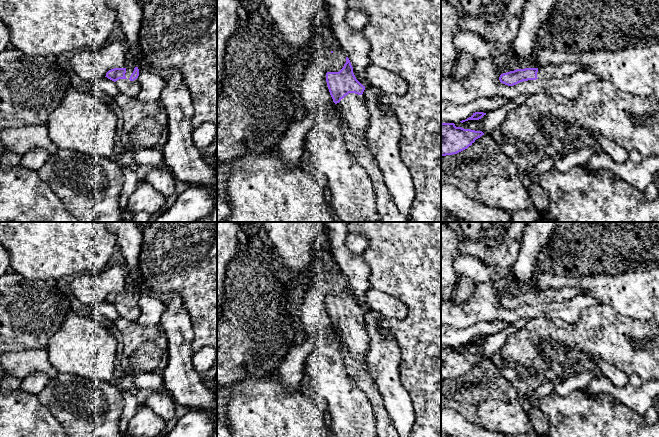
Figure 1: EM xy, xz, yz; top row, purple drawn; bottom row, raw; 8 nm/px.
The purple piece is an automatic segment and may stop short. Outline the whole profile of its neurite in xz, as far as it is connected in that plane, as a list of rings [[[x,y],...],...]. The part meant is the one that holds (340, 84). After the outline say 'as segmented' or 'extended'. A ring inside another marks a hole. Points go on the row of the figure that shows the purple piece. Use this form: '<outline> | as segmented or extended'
[[[348,57],[339,72],[326,73],[326,82],[333,102],[340,104],[341,116],[348,129],[361,138],[364,145],[369,148],[367,140],[369,111],[363,96],[365,86],[356,79]]] | extended

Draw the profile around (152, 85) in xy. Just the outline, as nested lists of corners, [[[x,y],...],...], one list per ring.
[[[143,68],[139,72],[137,80],[141,84],[141,90],[136,97],[139,101],[149,102],[160,98],[165,87],[164,80],[160,75]]]

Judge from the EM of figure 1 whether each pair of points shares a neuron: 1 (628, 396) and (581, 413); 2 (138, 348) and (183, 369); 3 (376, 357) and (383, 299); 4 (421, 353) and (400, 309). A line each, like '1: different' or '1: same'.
1: different
2: different
3: different
4: different

